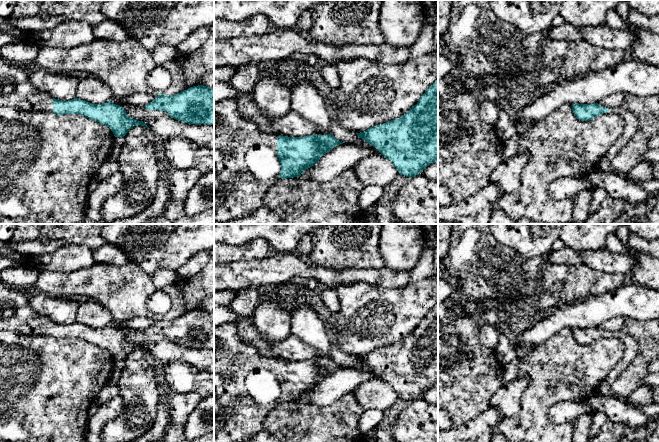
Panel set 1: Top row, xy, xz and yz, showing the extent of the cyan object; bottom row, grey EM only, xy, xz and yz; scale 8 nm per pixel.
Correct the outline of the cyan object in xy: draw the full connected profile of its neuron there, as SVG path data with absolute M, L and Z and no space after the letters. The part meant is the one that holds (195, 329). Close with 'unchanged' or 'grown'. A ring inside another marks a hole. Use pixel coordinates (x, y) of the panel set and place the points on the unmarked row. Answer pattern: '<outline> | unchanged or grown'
M198 309L170 320L158 318L144 331L165 335L171 342L184 347L214 349L214 312Z | unchanged

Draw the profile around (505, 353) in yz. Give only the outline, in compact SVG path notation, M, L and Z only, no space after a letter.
M481 305L475 310L476 314L486 323L496 326L500 329L499 344L495 350L498 361L505 366L515 358L515 350L513 344L504 335L503 325L499 321L497 310L488 305Z

